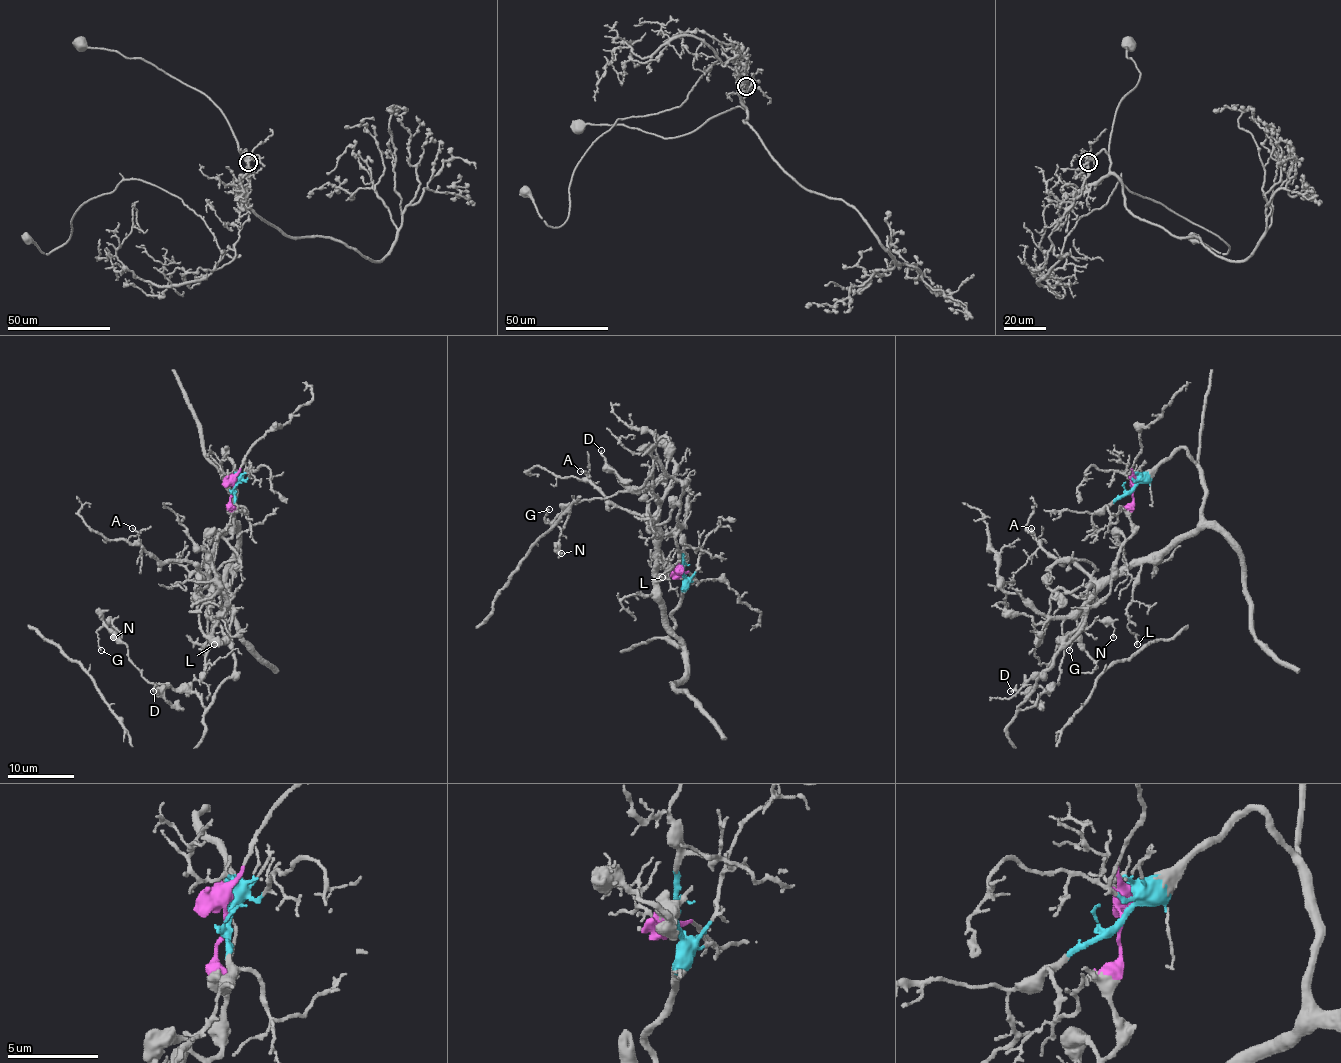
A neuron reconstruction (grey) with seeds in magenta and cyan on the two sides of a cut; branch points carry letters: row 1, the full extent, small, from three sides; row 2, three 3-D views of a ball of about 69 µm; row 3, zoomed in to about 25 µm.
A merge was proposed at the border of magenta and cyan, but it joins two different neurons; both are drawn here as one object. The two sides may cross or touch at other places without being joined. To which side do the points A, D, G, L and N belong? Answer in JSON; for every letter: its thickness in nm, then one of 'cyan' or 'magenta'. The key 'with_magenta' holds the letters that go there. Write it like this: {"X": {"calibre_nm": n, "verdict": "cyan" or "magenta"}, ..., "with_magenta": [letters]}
{"A": {"calibre_nm": 160, "verdict": "cyan"}, "D": {"calibre_nm": 150, "verdict": "magenta"}, "G": {"calibre_nm": 110, "verdict": "magenta"}, "L": {"calibre_nm": 110, "verdict": "cyan"}, "N": {"calibre_nm": 120, "verdict": "magenta"}, "with_magenta": ["D", "G", "N"]}

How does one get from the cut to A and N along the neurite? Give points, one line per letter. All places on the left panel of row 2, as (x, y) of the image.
A: (233, 489), (235, 465), (225, 447), (233, 521), (208, 556), (208, 581), (191, 562), (155, 559), (133, 527)
N: (233, 489), (235, 671), (208, 706), (191, 691), (150, 683), (111, 619), (113, 638)

